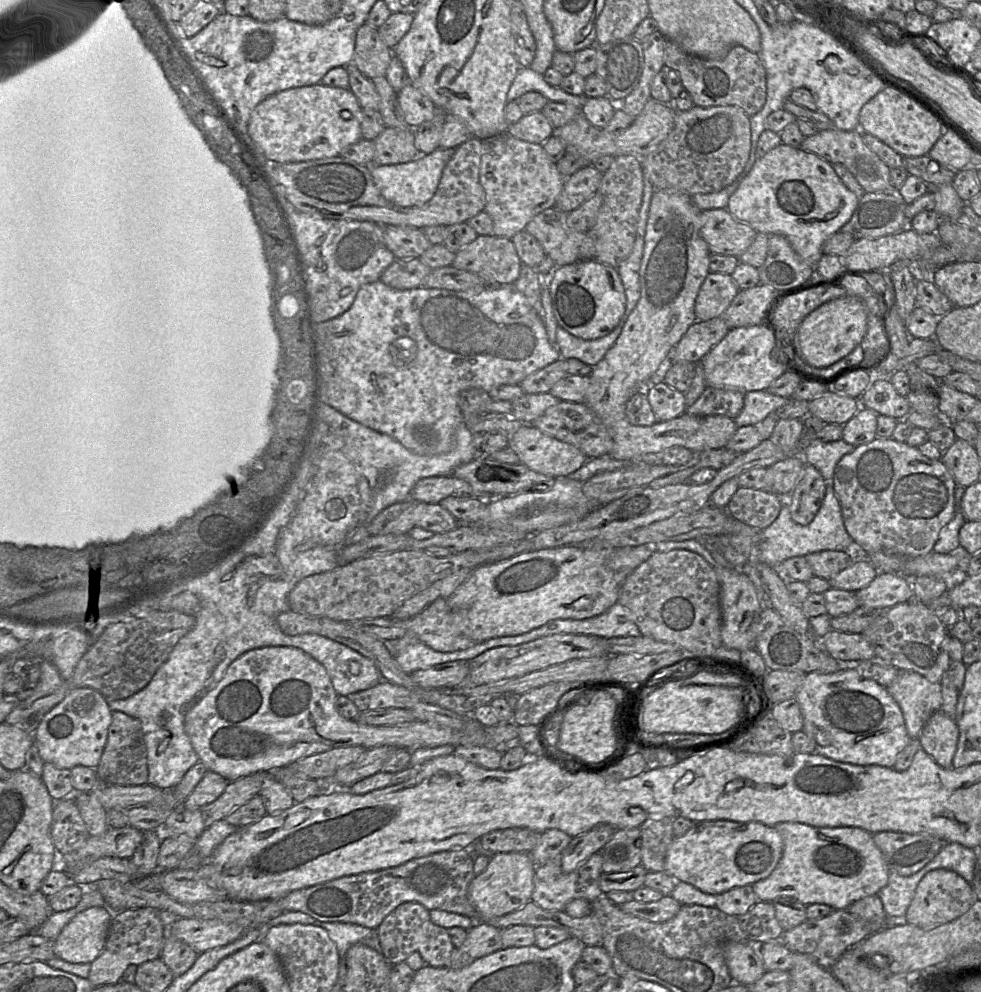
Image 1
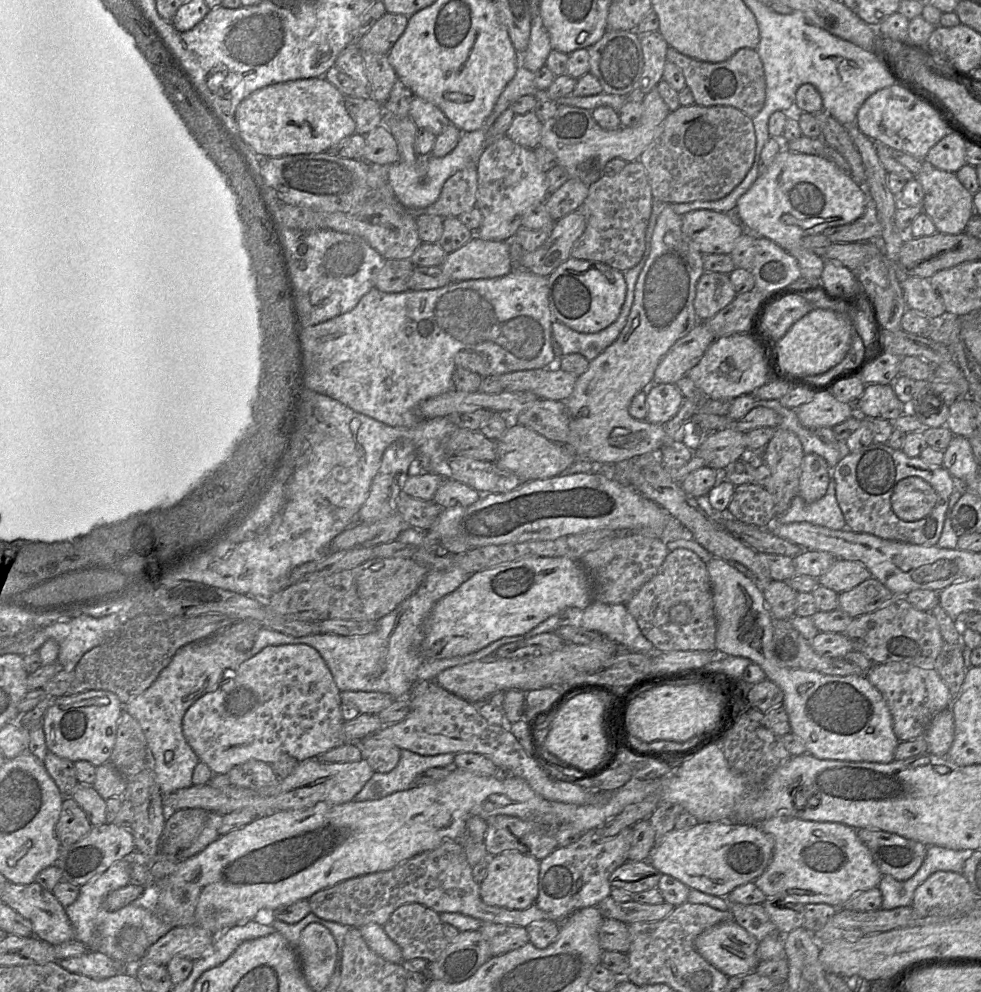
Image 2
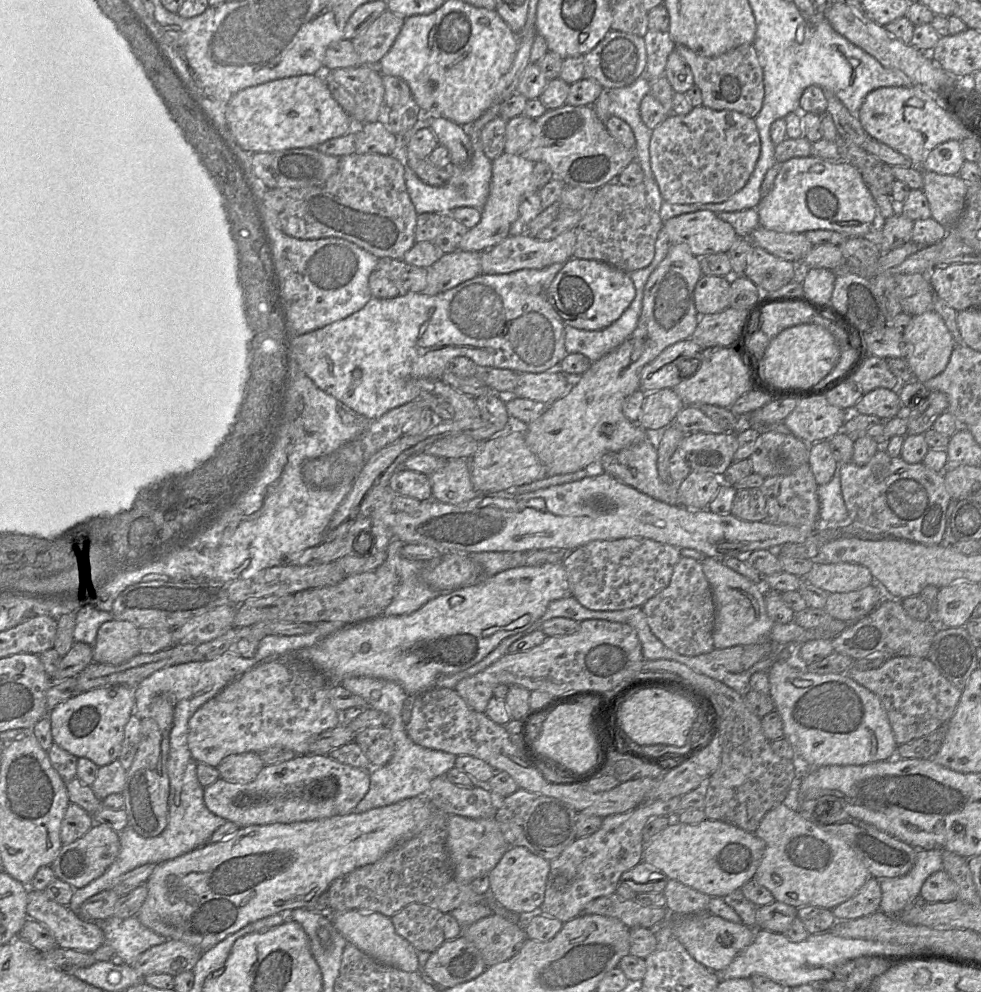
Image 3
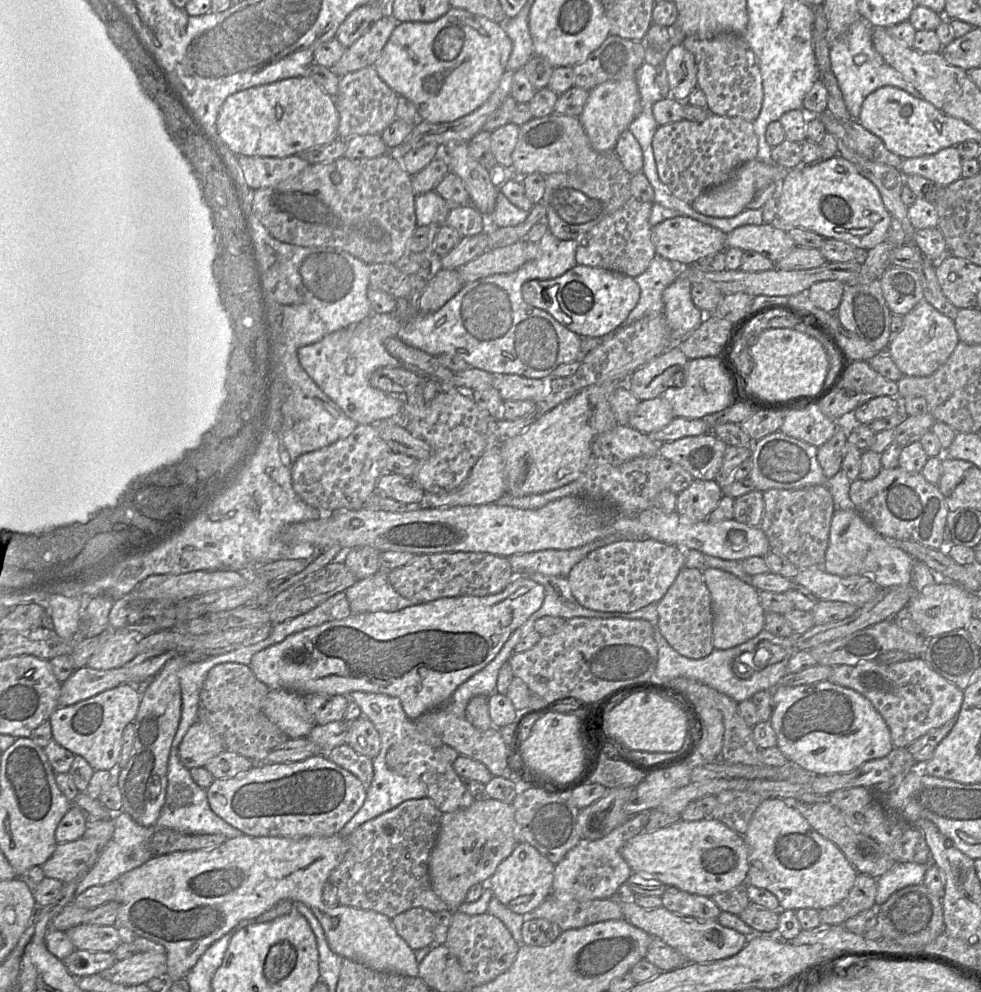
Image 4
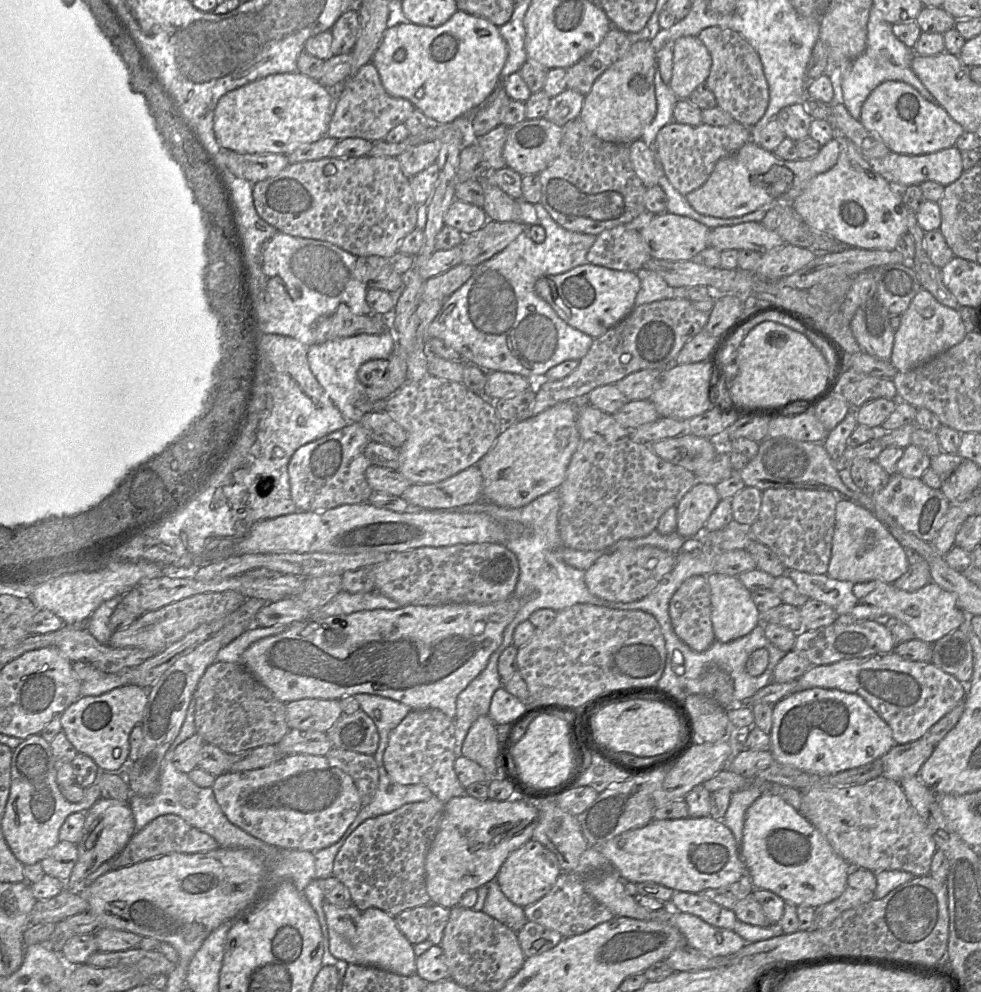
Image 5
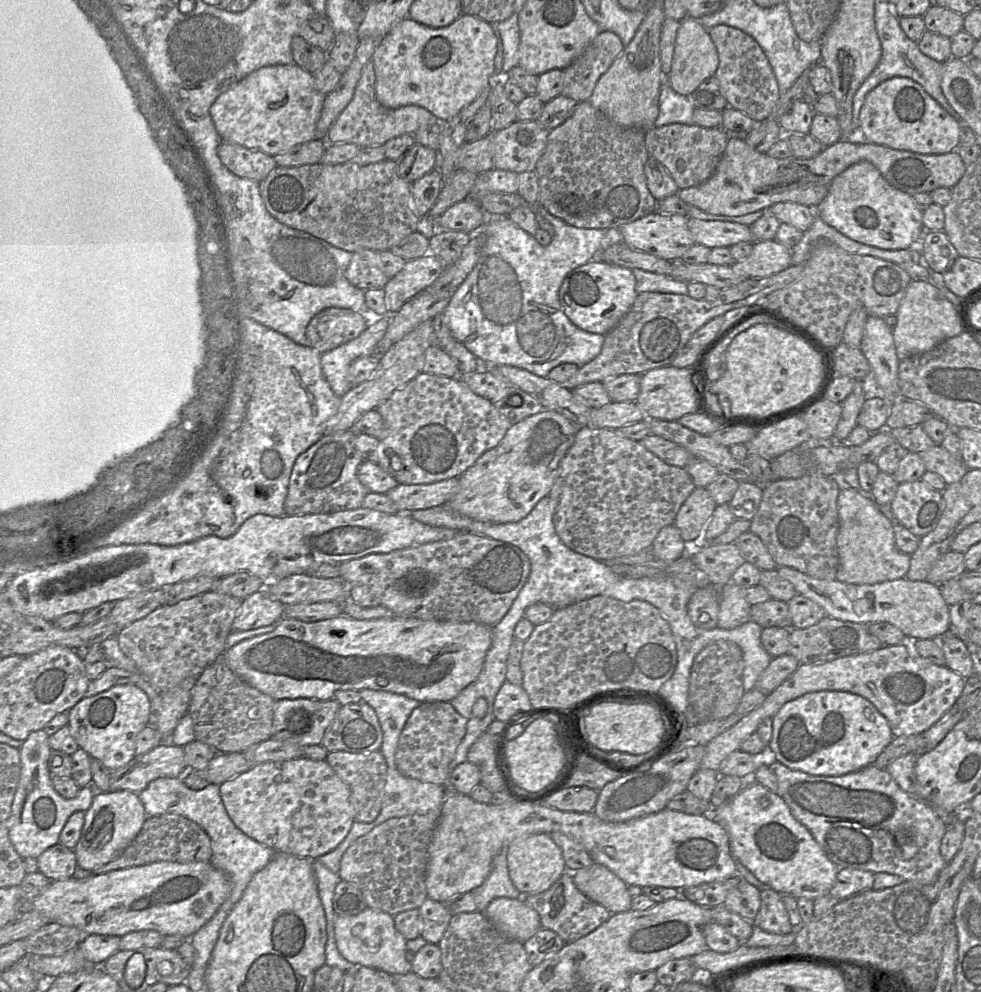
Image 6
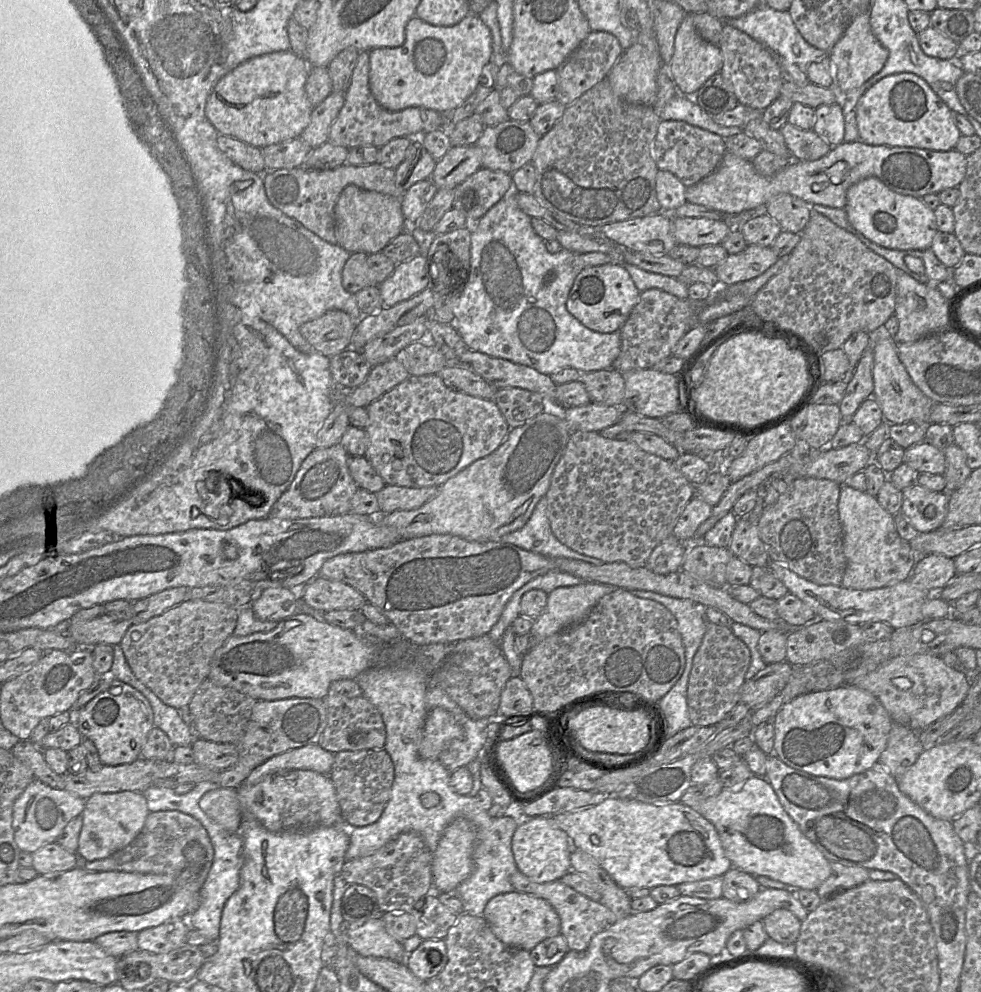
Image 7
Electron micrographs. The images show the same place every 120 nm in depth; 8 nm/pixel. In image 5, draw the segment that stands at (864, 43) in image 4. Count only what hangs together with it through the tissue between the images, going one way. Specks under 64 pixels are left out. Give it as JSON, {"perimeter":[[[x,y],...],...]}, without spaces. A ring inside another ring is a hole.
{"perimeter":[[[871,8],[867,24],[867,45],[864,52],[852,60],[840,74],[841,103],[856,120],[860,119],[861,108],[870,93],[886,81],[901,81],[914,87],[927,101],[941,106],[922,84],[911,69],[914,51],[901,42],[892,31],[892,25],[882,18],[882,13]]]}

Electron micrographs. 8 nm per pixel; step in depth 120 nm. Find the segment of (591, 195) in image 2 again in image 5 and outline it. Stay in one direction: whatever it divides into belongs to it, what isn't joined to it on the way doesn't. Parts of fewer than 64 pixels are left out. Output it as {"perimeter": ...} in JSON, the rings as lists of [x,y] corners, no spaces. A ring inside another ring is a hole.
{"perimeter":[[[624,225],[597,235],[586,256],[590,264],[630,272],[638,271],[651,258],[640,231],[627,229]]]}

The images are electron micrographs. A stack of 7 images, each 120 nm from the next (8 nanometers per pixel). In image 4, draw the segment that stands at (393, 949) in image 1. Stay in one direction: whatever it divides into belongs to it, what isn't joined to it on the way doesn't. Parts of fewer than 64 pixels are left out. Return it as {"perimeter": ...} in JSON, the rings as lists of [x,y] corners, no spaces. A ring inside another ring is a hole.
{"perimeter":[[[416,907],[400,913],[392,919],[398,935],[414,951],[433,946],[435,914],[422,907]]]}

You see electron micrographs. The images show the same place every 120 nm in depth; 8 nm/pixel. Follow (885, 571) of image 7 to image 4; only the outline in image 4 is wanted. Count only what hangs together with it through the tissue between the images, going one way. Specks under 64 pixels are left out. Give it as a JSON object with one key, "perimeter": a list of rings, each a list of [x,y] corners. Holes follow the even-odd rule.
{"perimeter":[[[837,510],[831,520],[829,544],[823,569],[837,576],[869,575],[879,588],[910,585],[910,571],[915,559],[892,546],[854,510]]]}

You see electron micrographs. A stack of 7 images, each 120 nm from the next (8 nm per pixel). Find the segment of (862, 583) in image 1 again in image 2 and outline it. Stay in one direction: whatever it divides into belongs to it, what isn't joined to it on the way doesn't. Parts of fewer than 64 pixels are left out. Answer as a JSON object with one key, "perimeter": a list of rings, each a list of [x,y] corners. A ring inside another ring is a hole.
{"perimeter":[[[837,559],[817,580],[819,585],[839,594],[853,589],[871,577],[870,571],[862,563]]]}

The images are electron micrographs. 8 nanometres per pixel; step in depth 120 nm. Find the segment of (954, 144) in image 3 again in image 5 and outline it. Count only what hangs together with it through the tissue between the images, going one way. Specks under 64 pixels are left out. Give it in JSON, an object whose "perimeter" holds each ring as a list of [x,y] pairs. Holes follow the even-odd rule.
{"perimeter":[[[956,147],[923,155],[904,155],[889,152],[885,157],[869,161],[871,166],[888,182],[893,182],[898,187],[920,185],[925,181],[935,181],[943,186],[955,182],[963,173],[961,151]]]}

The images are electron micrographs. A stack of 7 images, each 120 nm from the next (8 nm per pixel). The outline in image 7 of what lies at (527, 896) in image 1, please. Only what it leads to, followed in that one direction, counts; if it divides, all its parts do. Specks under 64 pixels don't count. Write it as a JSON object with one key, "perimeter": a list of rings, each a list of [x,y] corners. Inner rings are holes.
{"perimeter":[[[547,816],[522,819],[512,837],[511,848],[517,869],[536,883],[559,880],[573,871],[570,863],[571,841],[561,829],[549,823]]]}

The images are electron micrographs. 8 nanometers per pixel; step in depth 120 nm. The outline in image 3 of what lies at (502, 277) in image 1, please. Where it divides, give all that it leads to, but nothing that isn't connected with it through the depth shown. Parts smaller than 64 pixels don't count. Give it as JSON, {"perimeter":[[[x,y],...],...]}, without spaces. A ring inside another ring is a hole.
{"perimeter":[[[458,250],[444,254],[426,269],[427,285],[421,293],[437,295],[481,275],[481,252]]]}

